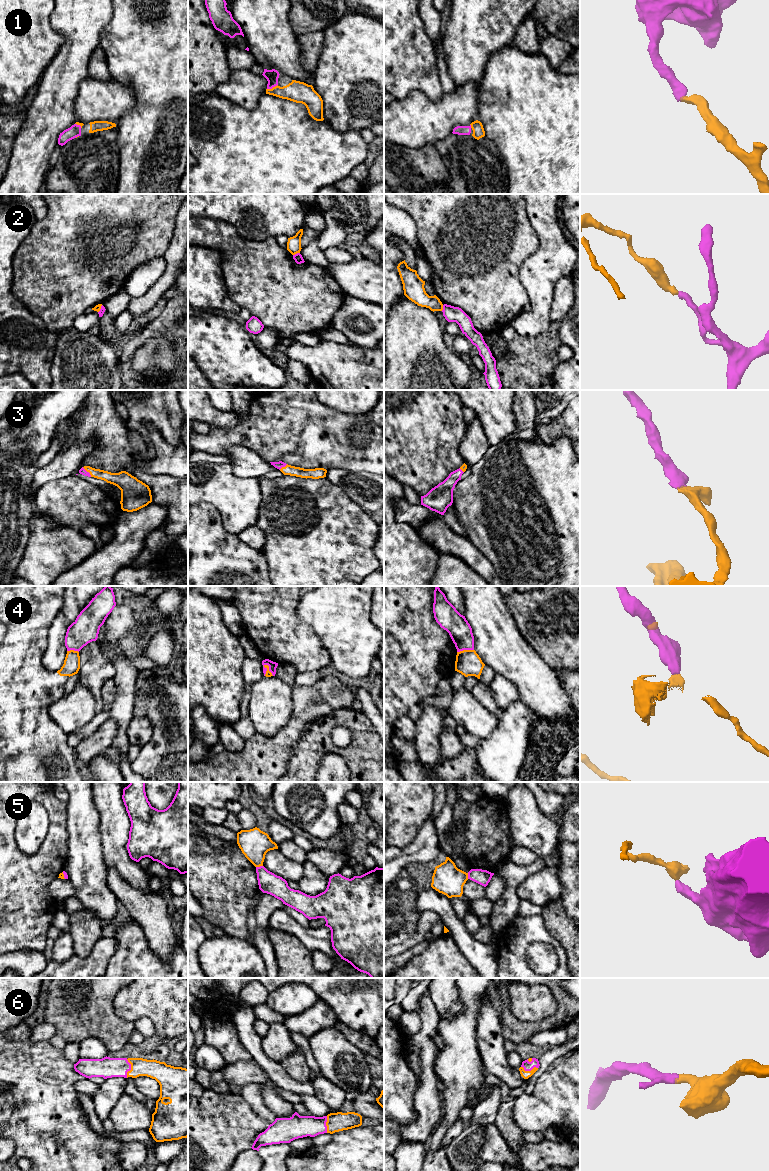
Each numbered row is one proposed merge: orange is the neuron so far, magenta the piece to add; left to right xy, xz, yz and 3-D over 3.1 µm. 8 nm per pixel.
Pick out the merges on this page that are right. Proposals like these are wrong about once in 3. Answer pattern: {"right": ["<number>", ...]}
{"right": ["1", "3", "6"]}

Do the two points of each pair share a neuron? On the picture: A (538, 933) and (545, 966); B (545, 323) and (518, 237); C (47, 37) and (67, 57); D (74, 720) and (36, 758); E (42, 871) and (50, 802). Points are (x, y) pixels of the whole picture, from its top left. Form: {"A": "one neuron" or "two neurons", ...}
{"A": "two neurons", "B": "two neurons", "C": "two neurons", "D": "two neurons", "E": "one neuron"}

